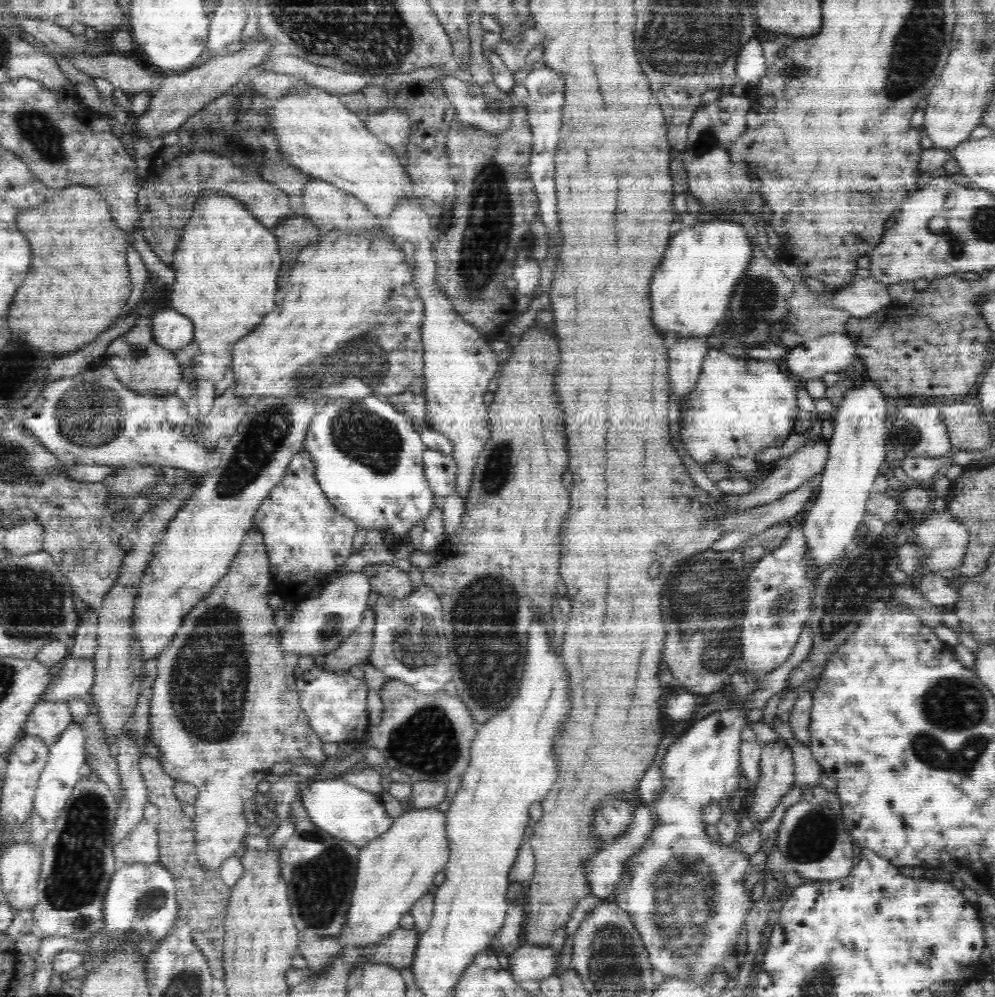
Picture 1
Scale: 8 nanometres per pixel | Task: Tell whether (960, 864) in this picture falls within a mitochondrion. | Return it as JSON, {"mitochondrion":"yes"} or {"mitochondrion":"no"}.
{"mitochondrion":"no"}

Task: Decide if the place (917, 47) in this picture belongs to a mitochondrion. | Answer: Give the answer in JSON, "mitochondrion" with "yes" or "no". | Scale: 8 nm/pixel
{"mitochondrion":"yes"}

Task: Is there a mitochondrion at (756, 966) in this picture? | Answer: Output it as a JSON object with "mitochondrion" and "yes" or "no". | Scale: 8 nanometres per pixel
{"mitochondrion":"no"}

